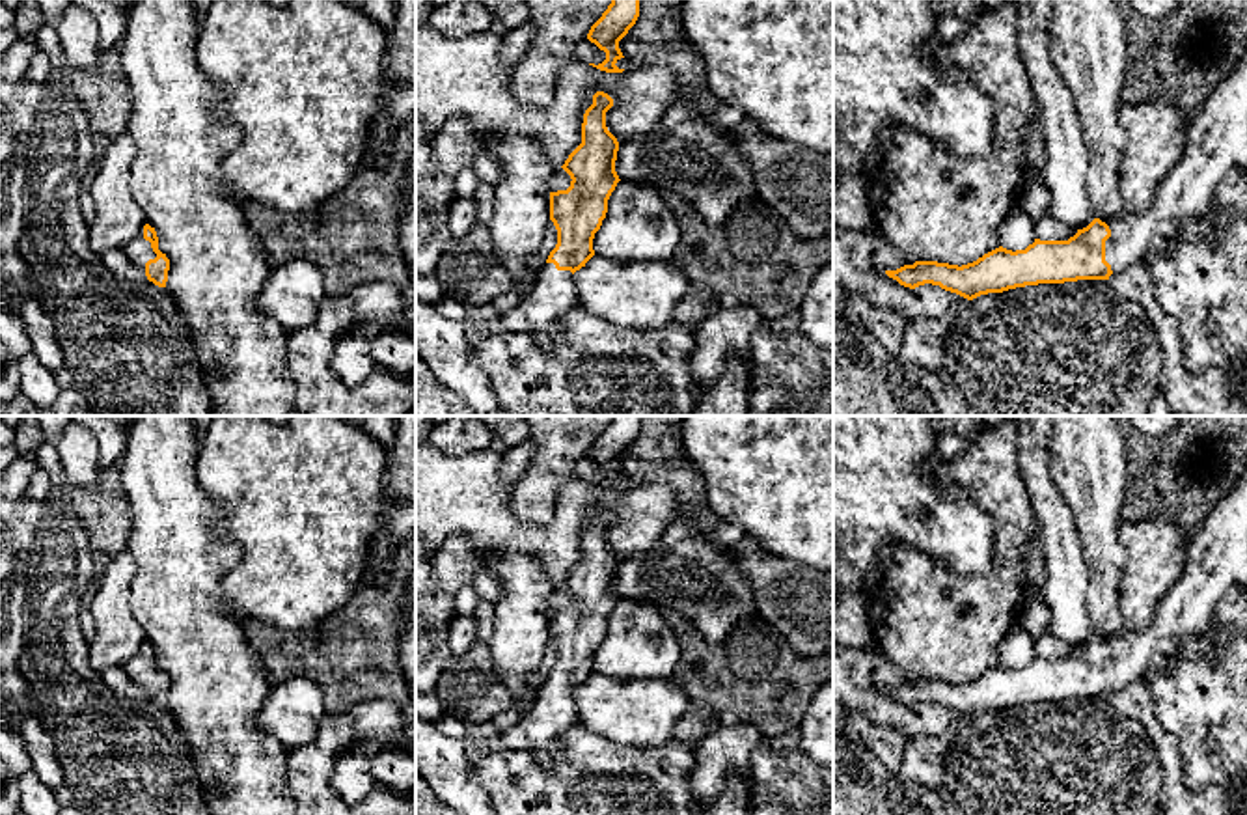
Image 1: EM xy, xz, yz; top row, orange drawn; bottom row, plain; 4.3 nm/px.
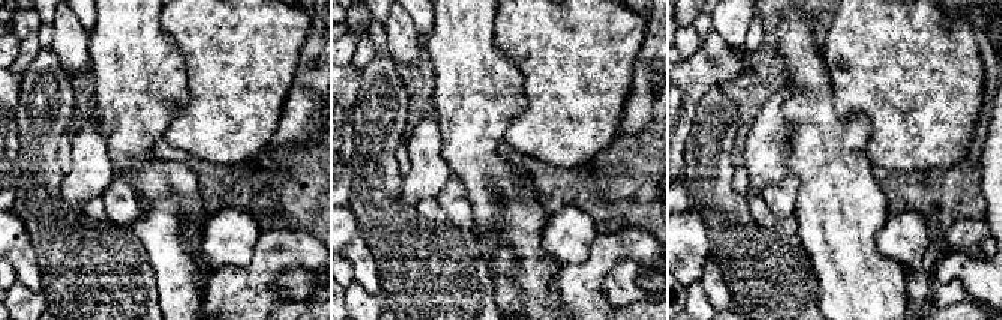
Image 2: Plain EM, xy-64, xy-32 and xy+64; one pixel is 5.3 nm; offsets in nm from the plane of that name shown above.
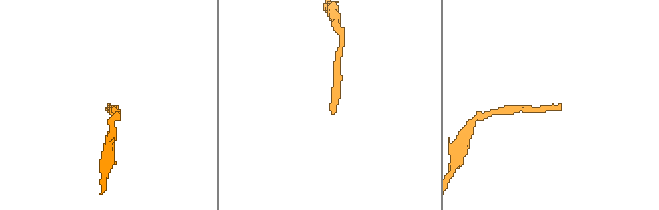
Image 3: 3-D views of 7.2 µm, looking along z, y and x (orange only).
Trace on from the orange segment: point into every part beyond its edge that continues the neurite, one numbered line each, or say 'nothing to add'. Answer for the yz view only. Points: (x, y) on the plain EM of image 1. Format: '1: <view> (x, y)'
1: yz (1216, 562)

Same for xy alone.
1: xy (138, 668)

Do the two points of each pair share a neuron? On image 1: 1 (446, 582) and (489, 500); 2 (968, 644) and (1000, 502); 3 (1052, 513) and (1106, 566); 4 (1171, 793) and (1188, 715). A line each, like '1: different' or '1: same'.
1: different
2: same
3: different
4: different

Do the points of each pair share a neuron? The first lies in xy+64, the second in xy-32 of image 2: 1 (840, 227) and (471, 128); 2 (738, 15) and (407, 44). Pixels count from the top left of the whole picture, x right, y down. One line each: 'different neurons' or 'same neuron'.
1: same neuron
2: same neuron

